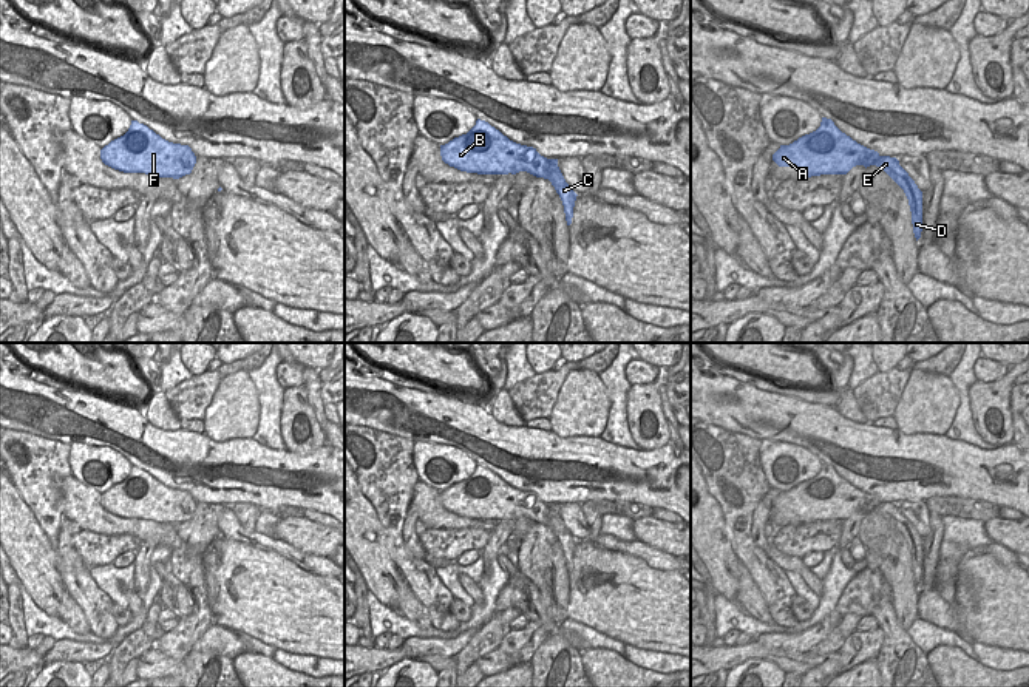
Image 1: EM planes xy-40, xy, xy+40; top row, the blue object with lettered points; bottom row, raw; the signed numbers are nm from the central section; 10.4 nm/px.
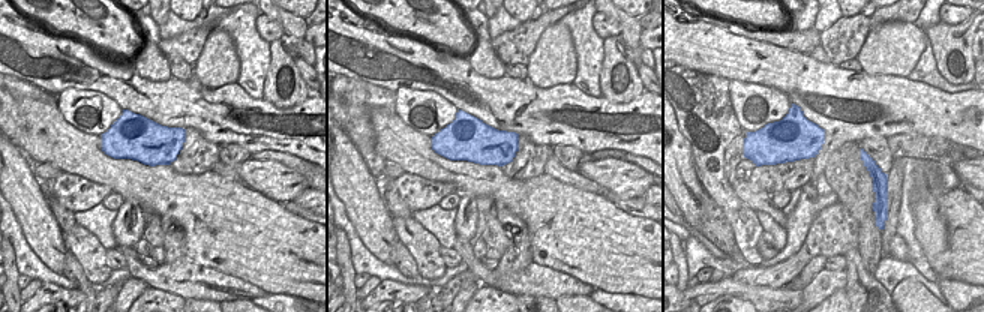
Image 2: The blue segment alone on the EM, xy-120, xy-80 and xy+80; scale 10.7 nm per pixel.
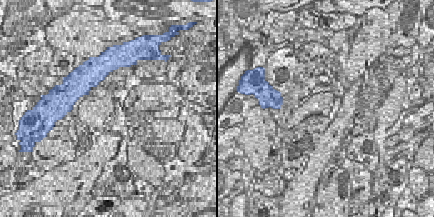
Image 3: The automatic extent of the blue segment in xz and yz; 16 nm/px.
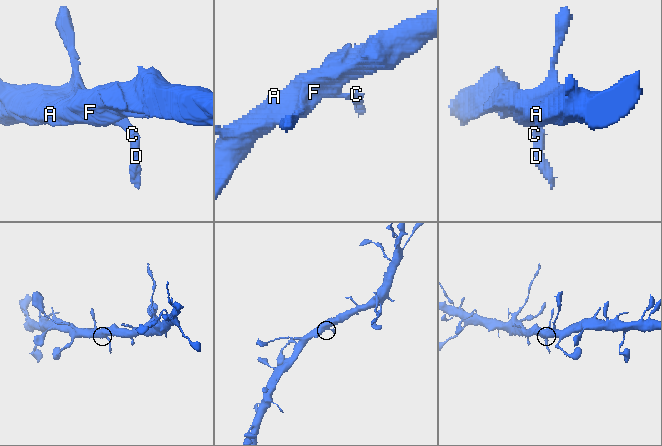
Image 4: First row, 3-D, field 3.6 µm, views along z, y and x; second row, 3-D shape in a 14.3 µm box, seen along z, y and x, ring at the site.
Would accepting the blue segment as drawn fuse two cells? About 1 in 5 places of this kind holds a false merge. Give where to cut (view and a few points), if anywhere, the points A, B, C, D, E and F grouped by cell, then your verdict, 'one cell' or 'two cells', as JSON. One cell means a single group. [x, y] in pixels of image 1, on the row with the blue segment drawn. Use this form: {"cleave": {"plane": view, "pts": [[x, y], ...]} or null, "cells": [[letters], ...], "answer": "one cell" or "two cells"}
{"cleave": null, "cells": [["A", "B", "C", "D", "E", "F"]], "answer": "one cell"}

